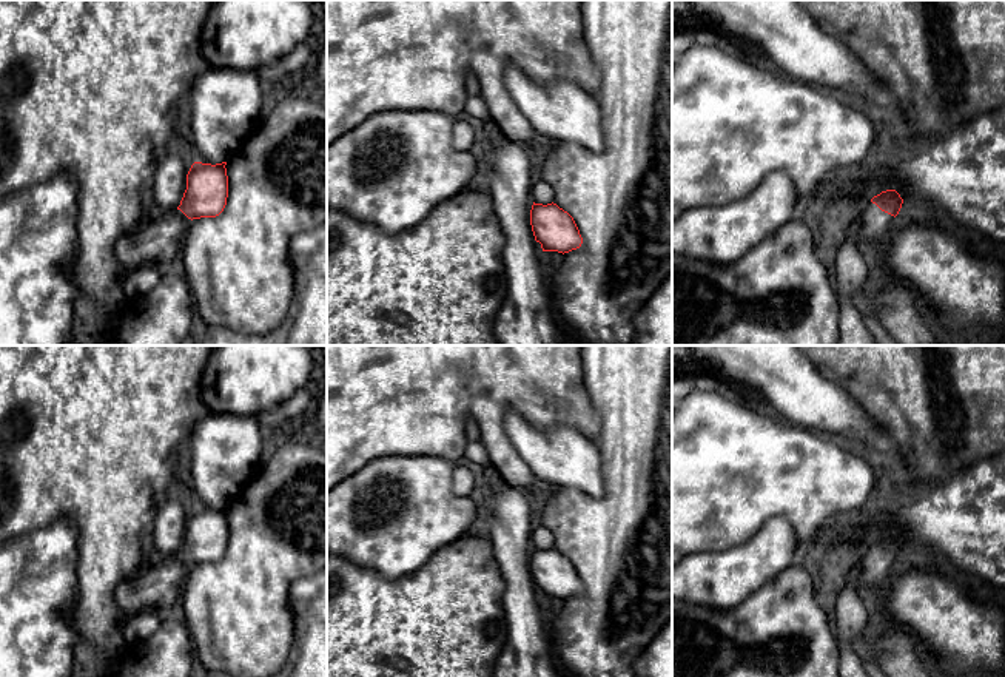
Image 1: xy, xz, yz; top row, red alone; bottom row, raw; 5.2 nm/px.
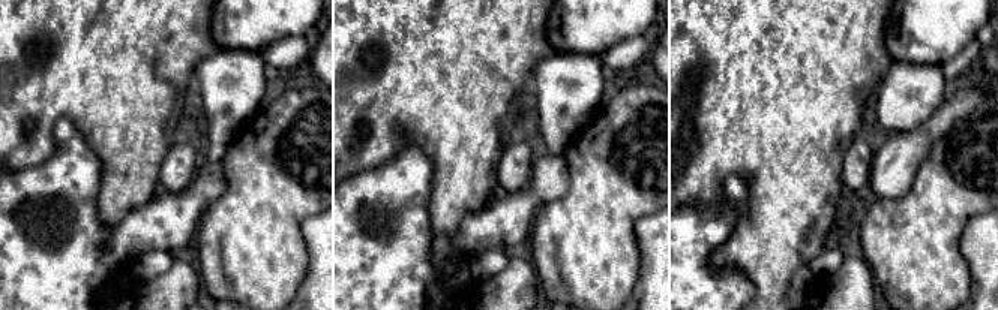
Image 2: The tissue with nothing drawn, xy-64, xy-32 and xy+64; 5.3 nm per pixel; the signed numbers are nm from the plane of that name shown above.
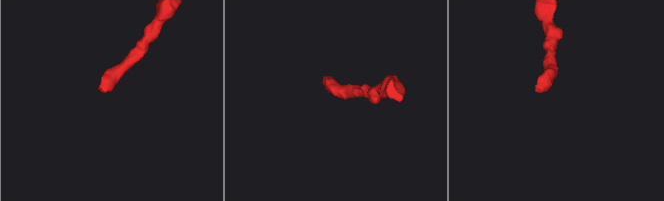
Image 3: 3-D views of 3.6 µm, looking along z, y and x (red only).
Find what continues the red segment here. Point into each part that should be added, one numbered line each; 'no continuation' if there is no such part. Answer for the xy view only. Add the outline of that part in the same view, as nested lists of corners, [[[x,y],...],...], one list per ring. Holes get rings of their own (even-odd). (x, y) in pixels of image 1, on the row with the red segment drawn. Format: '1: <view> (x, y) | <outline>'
1: xy (161, 239) | [[[177,208],[165,211],[160,219],[150,219],[145,227],[117,241],[117,261],[129,271],[177,258],[190,222]]]

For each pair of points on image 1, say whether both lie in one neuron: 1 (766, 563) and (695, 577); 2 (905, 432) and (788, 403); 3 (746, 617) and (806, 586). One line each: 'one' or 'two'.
1: one
2: two
3: one

